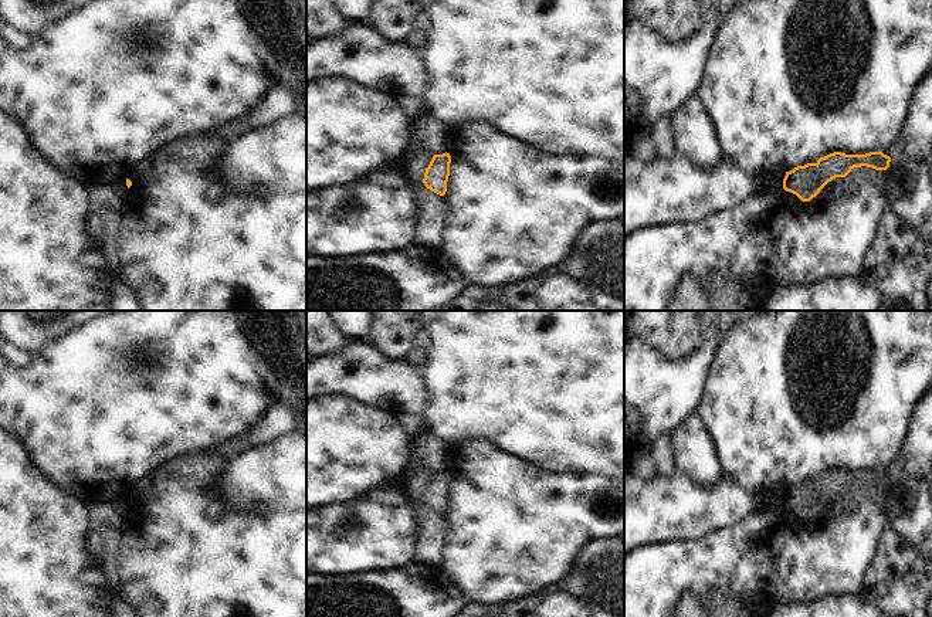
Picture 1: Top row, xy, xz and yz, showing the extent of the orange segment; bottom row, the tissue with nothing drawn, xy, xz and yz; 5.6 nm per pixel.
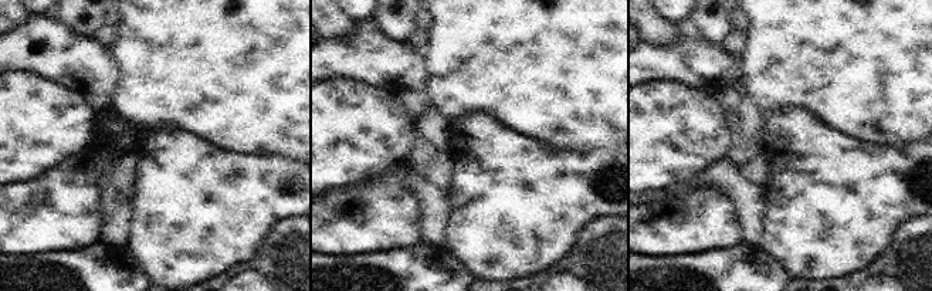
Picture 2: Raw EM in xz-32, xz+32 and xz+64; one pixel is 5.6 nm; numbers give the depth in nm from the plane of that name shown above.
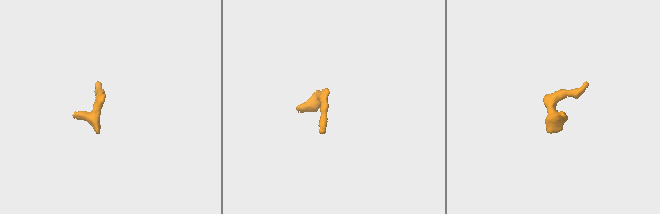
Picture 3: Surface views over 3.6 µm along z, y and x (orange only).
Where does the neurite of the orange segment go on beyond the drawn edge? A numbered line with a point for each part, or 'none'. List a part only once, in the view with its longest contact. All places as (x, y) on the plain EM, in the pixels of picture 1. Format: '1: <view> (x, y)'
none

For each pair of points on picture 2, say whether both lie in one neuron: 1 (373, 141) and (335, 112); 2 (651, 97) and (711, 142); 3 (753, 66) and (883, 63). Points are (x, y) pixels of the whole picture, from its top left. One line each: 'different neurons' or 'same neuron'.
1: same neuron
2: same neuron
3: same neuron

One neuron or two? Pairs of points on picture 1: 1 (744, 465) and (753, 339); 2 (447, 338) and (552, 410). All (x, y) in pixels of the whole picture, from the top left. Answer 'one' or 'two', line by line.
1: one
2: one

